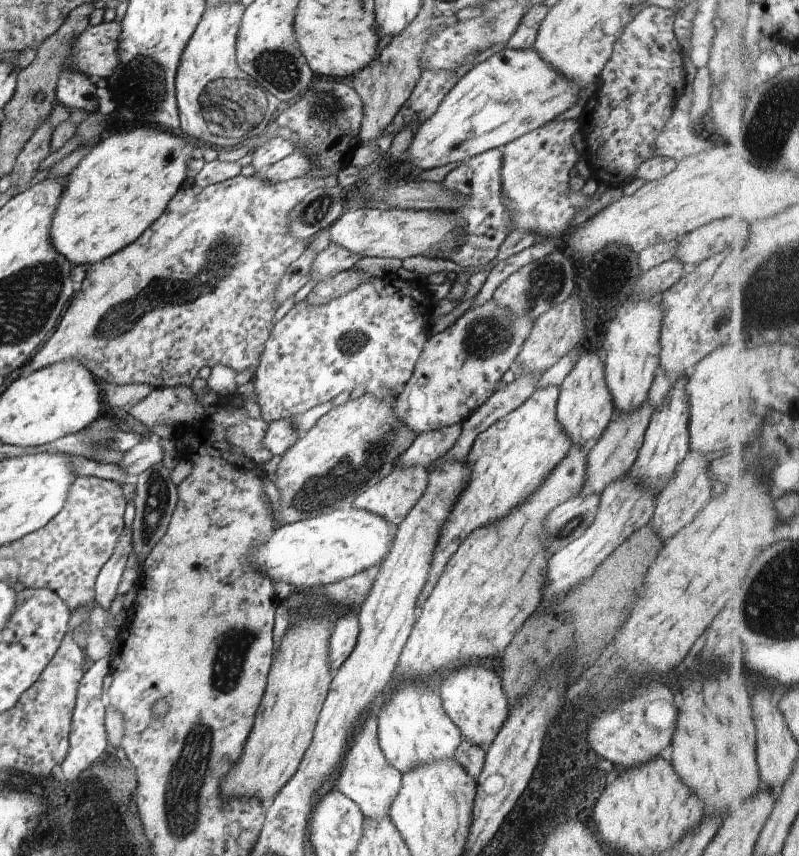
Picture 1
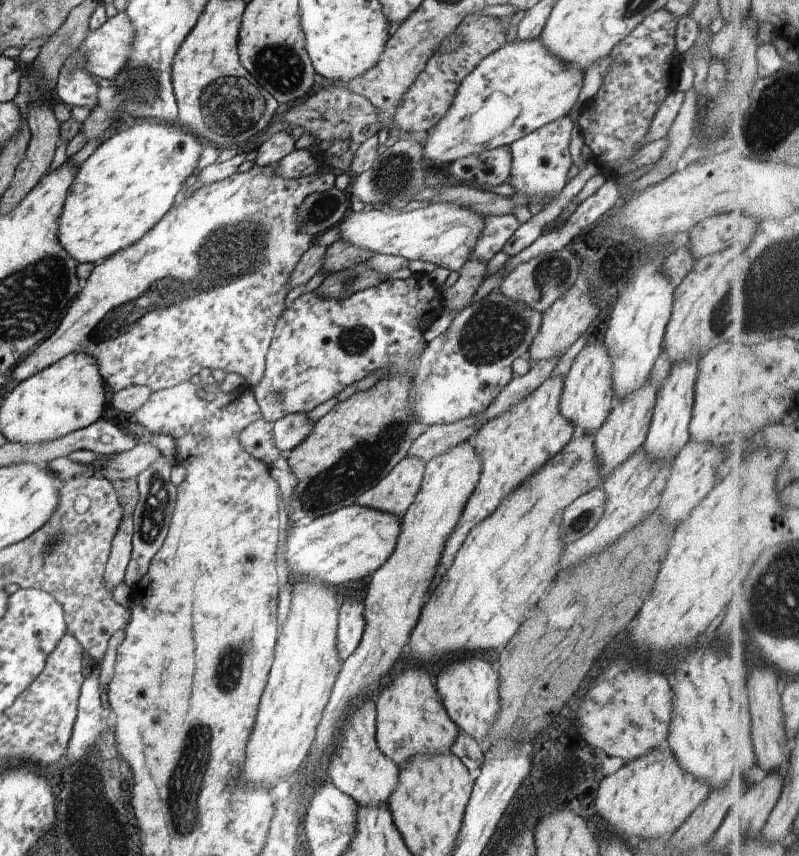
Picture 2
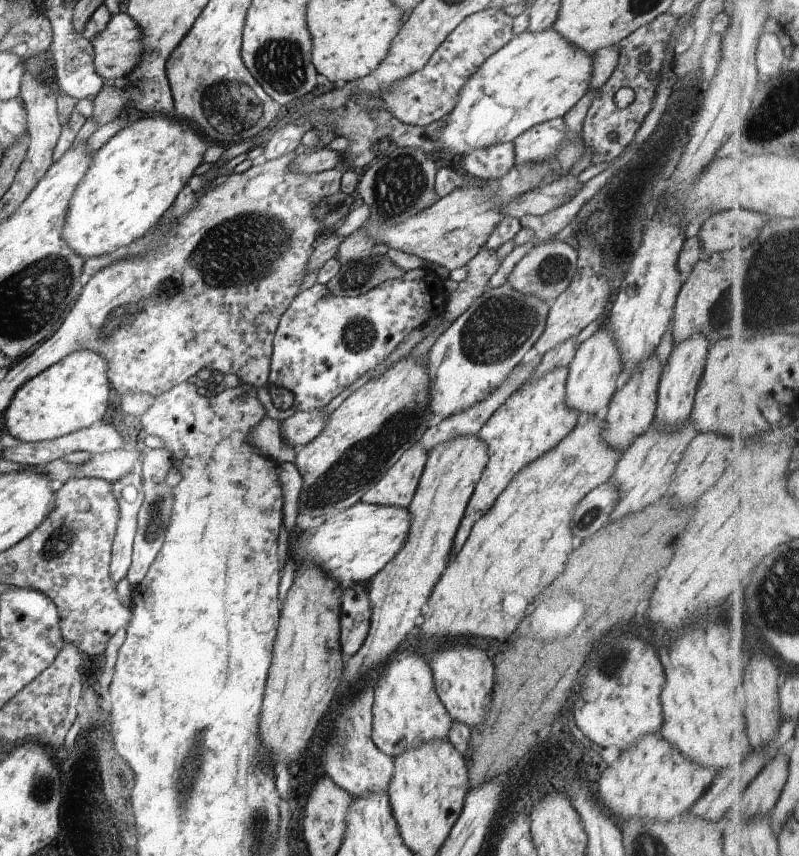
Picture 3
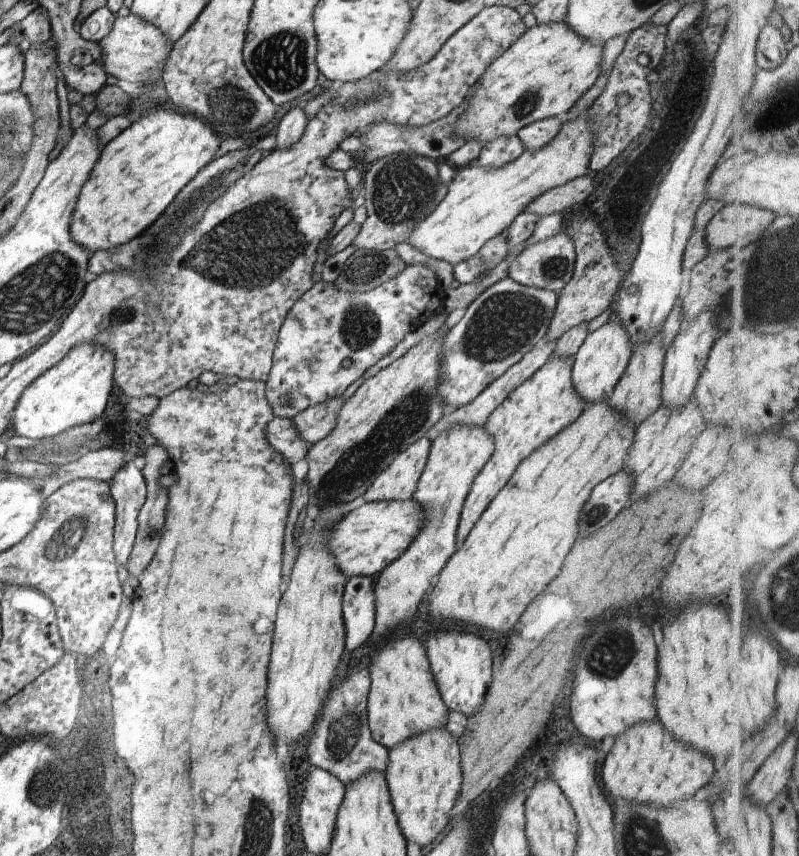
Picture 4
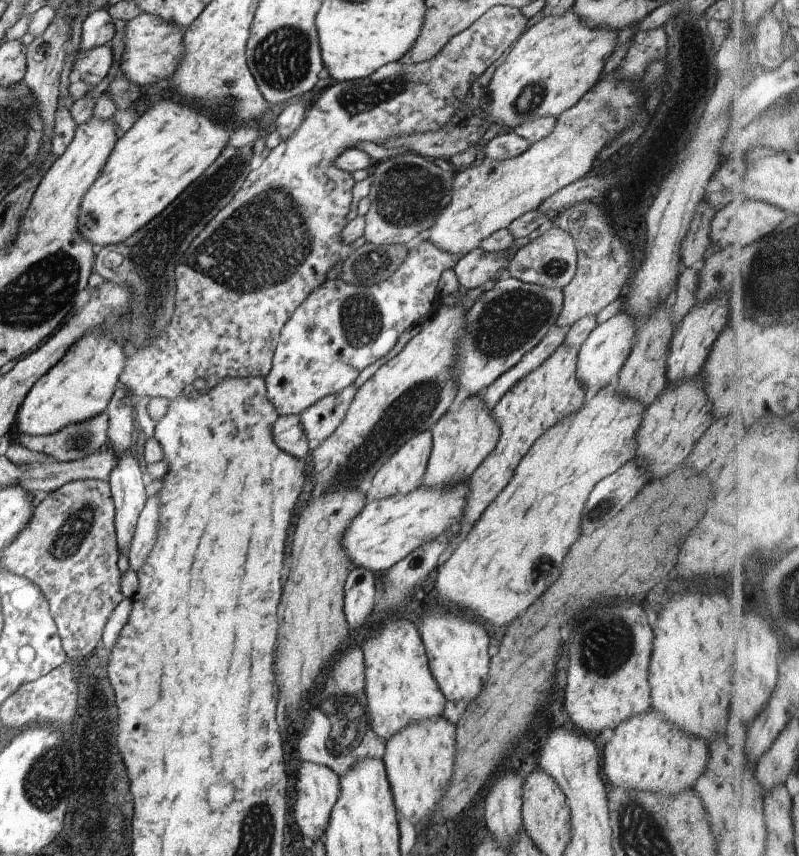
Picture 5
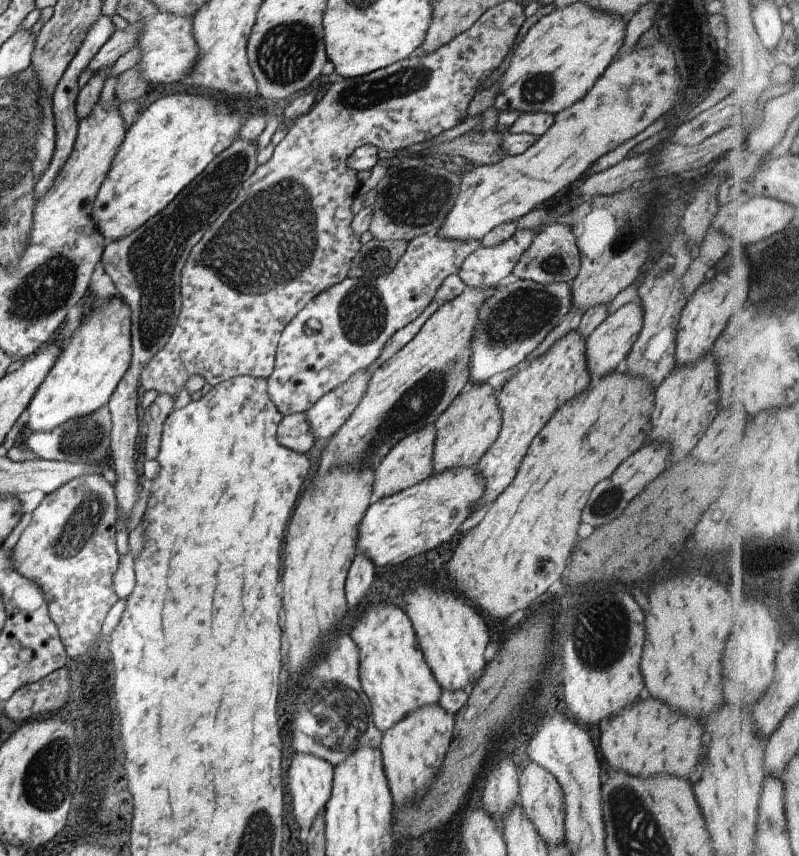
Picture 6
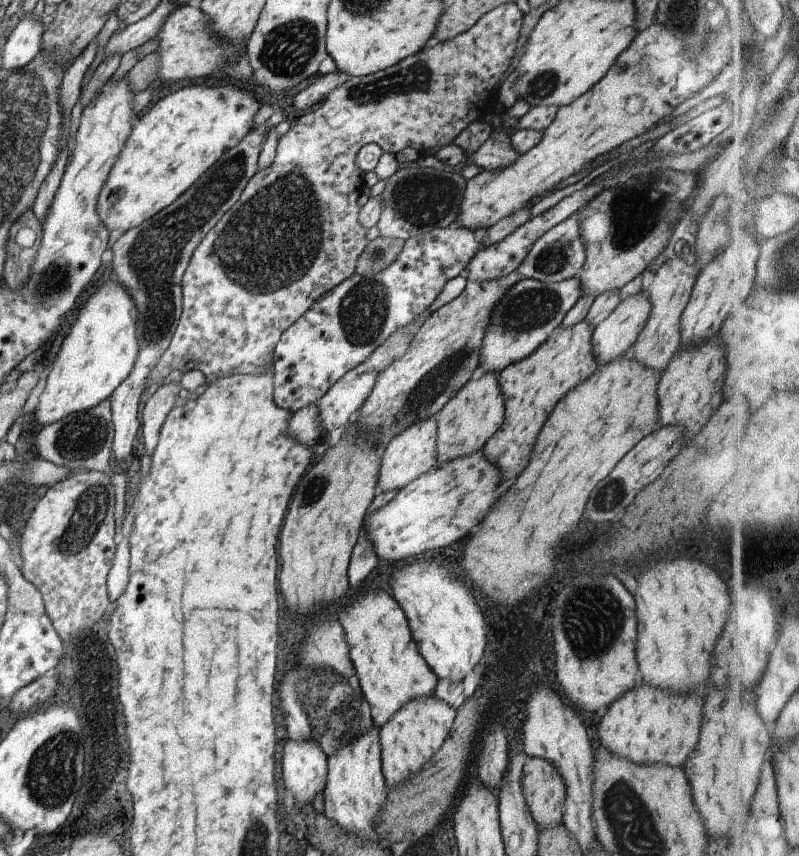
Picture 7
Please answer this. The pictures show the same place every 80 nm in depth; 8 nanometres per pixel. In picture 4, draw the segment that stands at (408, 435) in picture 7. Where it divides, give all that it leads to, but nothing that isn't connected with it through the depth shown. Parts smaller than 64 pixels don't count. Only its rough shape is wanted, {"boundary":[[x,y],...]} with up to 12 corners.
{"boundary":[[424,436],[400,452],[360,502],[412,499],[430,449]]}

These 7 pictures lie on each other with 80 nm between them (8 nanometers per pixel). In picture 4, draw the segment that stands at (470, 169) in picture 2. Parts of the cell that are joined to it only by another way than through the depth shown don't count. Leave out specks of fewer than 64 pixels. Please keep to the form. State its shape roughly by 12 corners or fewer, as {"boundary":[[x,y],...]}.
{"boundary":[[517,134],[484,145],[474,164],[500,168],[525,146]]}

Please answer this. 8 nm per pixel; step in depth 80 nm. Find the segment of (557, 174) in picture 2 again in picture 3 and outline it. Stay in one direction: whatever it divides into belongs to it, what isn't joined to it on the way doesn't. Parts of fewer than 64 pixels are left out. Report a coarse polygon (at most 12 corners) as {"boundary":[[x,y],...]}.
{"boundary":[[562,117],[514,140],[515,165],[549,161],[568,137]]}

